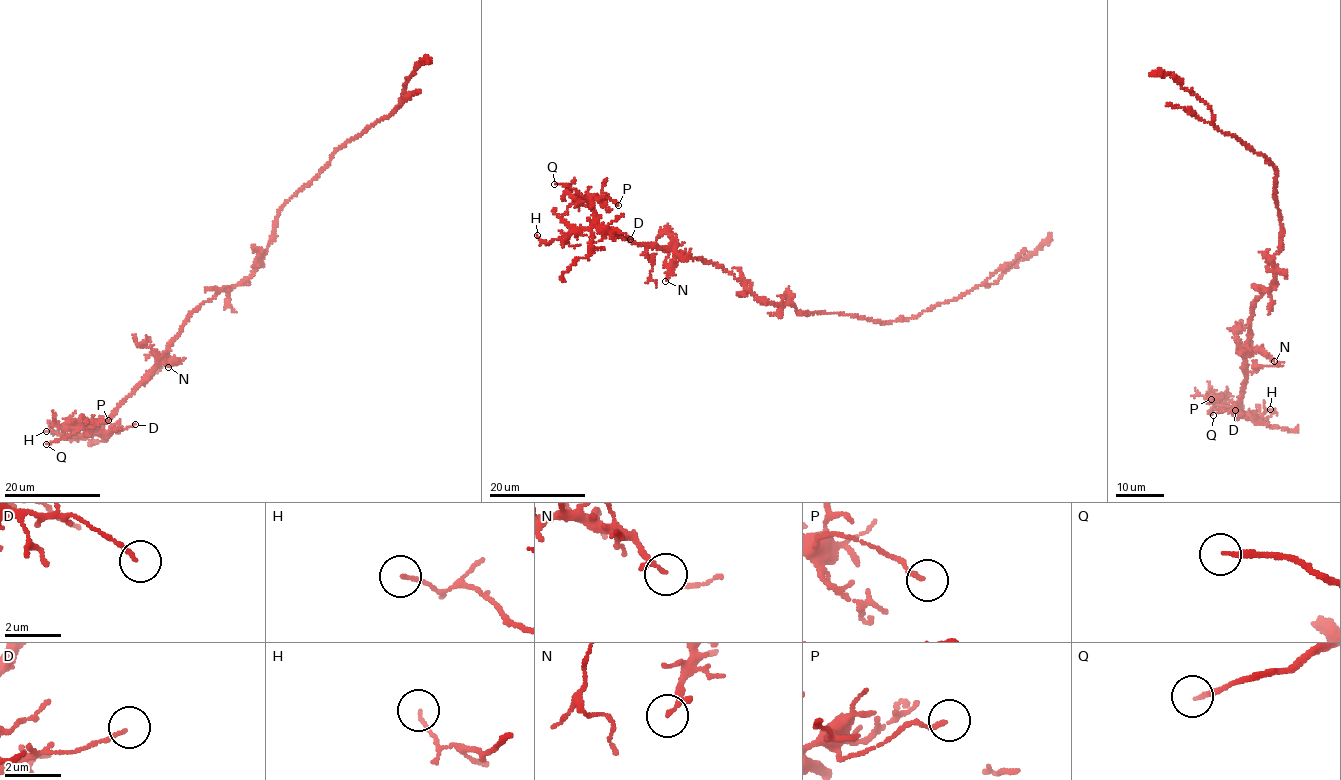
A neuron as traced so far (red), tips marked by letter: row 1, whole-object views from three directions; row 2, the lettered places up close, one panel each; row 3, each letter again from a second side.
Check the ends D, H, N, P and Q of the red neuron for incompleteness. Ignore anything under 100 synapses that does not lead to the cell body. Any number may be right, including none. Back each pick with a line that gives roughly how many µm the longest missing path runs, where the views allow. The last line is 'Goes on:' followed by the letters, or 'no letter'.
Q: 20 µm
Goes on: Q

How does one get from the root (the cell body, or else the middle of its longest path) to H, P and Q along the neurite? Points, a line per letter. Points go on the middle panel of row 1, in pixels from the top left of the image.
H: (791, 305), (760, 299), (732, 274), (701, 259), (639, 245), (601, 226), (577, 229), (549, 243), (537, 235)
P: (791, 305), (760, 299), (732, 274), (701, 259), (613, 234), (599, 223), (593, 201), (606, 197), (618, 205)
Q: (791, 305), (760, 299), (732, 274), (701, 259), (613, 234), (599, 223), (589, 200), (554, 184)

